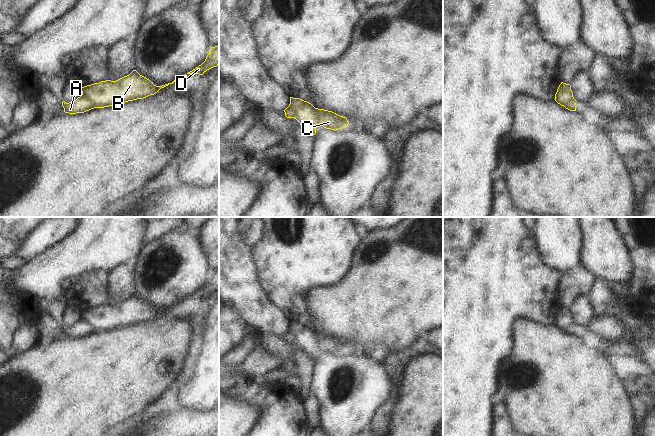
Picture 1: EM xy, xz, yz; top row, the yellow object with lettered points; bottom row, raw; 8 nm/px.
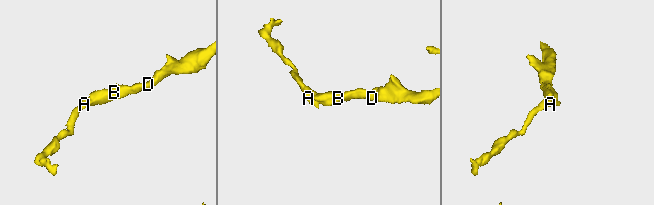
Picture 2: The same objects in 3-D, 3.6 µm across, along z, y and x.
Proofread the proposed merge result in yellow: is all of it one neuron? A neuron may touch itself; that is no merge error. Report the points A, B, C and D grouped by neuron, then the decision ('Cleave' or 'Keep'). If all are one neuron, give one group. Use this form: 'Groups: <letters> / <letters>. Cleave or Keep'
Groups: A / B C D. Cleave.

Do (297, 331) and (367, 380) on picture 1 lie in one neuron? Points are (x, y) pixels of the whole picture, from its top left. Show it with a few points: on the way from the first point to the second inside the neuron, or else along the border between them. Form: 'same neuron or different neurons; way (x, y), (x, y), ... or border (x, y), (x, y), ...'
same neuron; way (313, 349), (330, 366), (349, 367)

